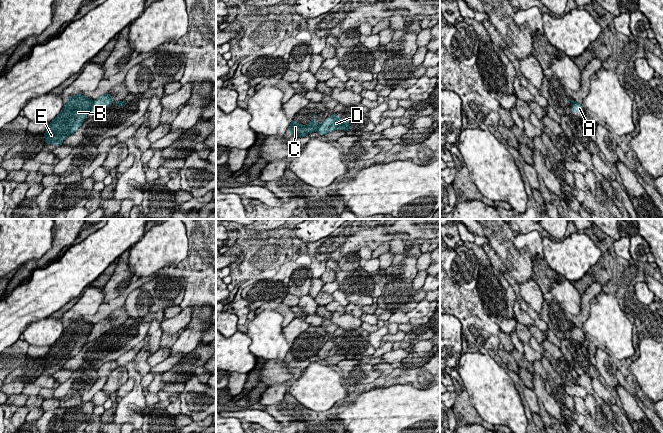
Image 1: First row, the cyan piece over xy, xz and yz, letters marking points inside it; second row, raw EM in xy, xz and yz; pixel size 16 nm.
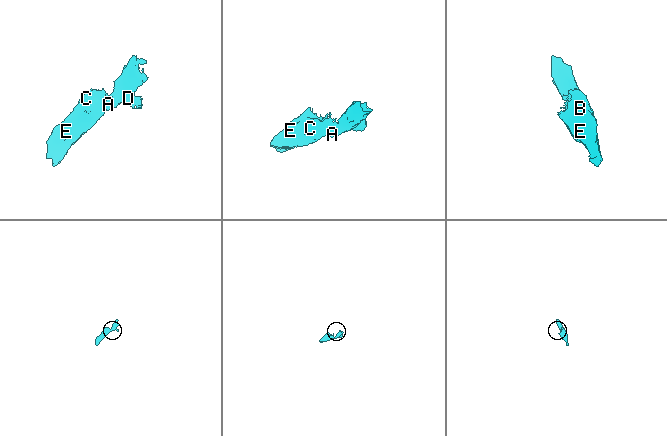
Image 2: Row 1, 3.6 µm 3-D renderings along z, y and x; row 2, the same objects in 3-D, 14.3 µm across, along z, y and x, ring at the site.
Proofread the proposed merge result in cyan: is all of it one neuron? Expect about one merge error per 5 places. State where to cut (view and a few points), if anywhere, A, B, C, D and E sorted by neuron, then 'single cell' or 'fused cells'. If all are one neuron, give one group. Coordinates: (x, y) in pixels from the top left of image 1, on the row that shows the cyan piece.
cut xy (94, 101), (90, 109); groups A D / B C E; fused cells

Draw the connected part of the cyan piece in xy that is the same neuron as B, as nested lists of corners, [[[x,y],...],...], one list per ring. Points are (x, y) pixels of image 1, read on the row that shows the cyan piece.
[[[82,93],[69,97],[61,112],[50,122],[44,132],[46,145],[54,144],[56,147],[62,145],[69,135],[75,133],[82,126],[93,102]]]

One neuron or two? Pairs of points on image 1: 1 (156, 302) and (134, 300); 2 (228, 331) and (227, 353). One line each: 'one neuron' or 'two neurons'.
1: one neuron
2: two neurons

